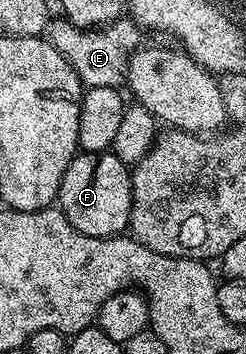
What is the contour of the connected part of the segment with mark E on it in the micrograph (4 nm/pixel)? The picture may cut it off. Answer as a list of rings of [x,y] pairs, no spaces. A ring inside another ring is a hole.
[[[121,16],[108,25],[91,29],[75,26],[67,20],[53,21],[46,37],[54,48],[58,48],[58,52],[62,52],[62,56],[74,68],[85,87],[123,87],[128,73],[128,59],[142,46],[142,31],[127,16]]]

